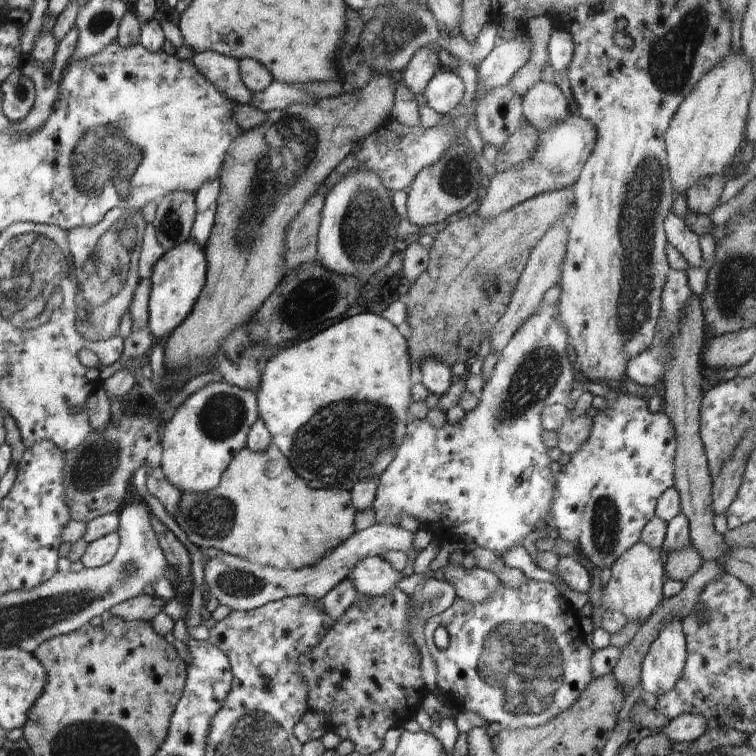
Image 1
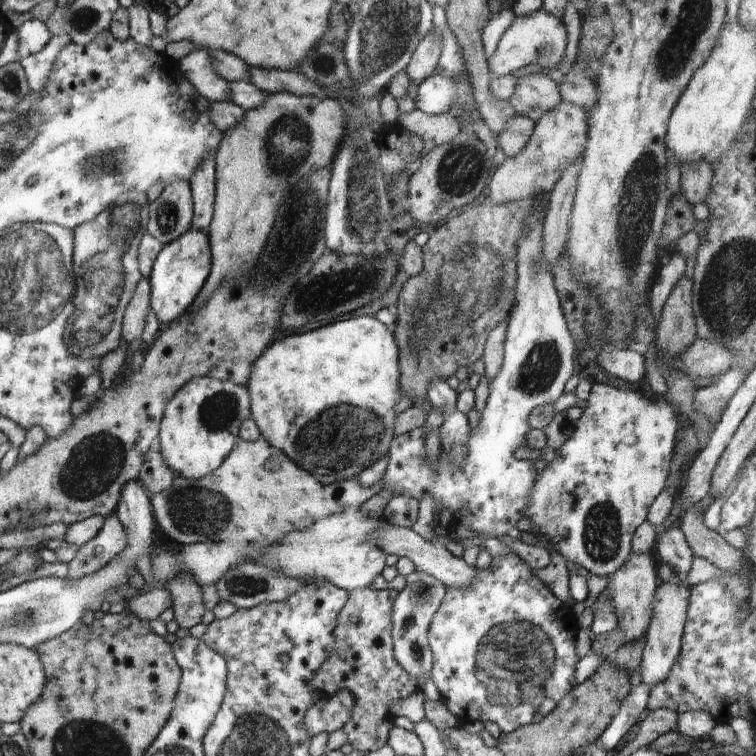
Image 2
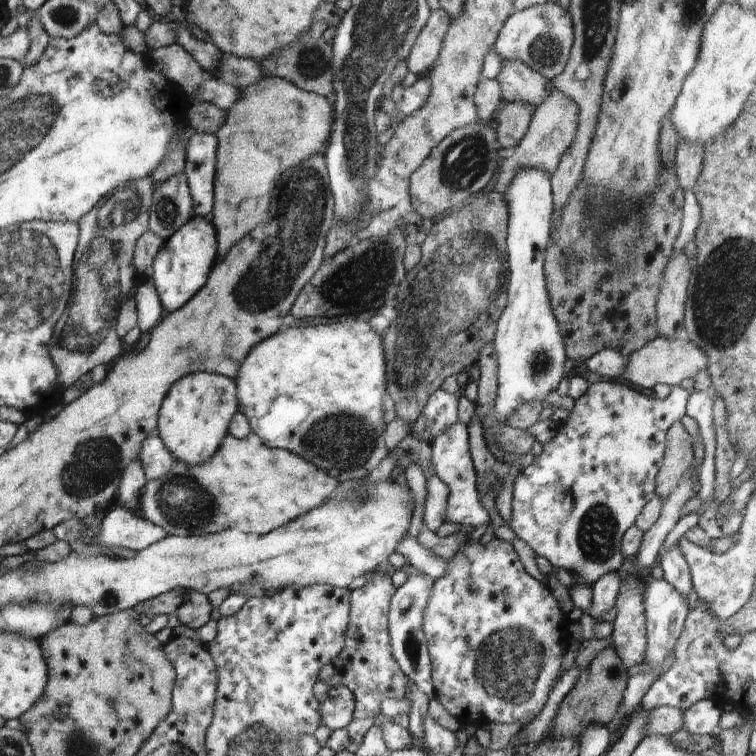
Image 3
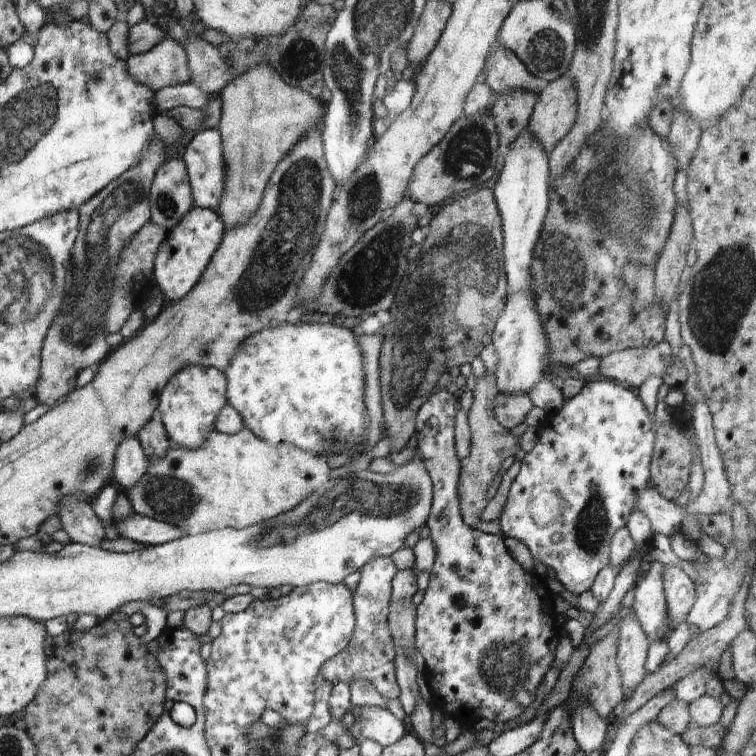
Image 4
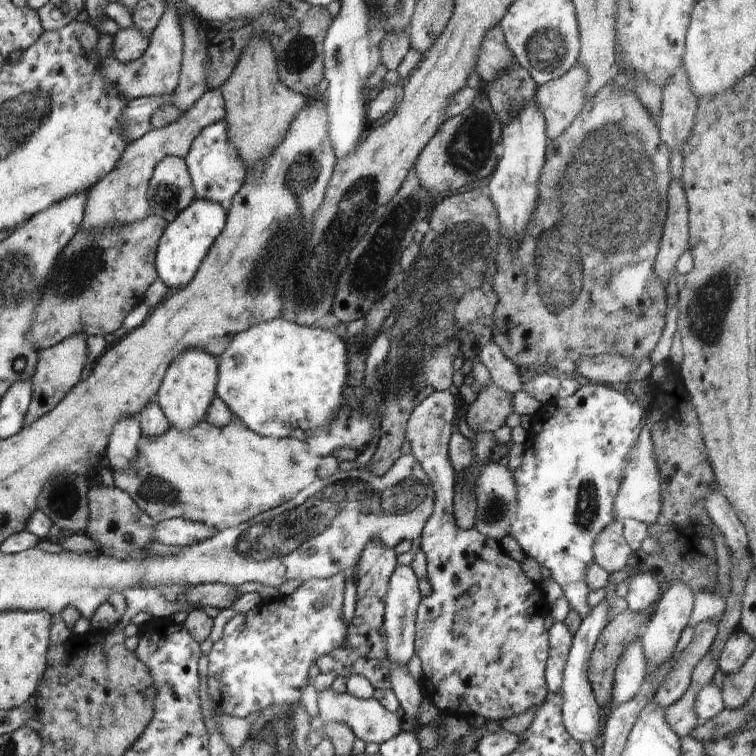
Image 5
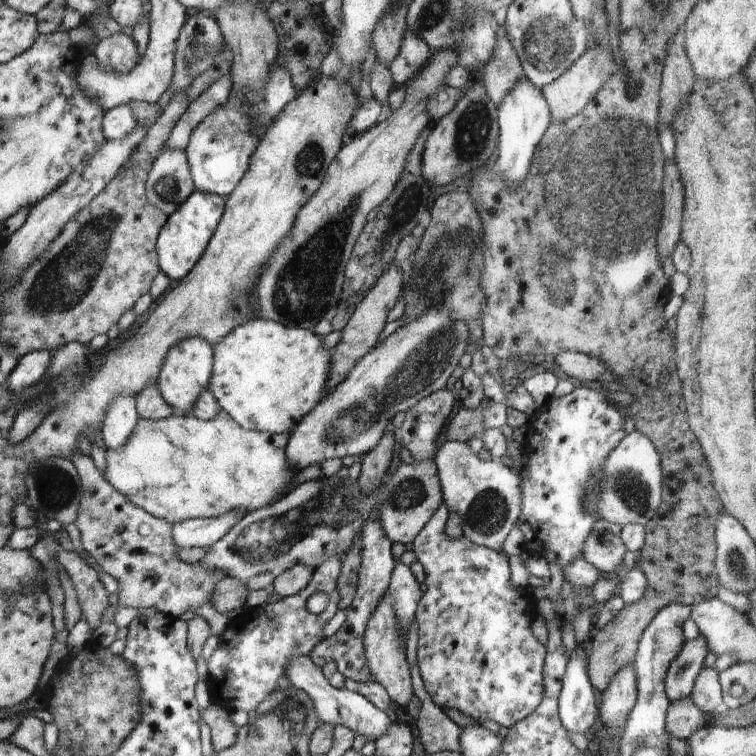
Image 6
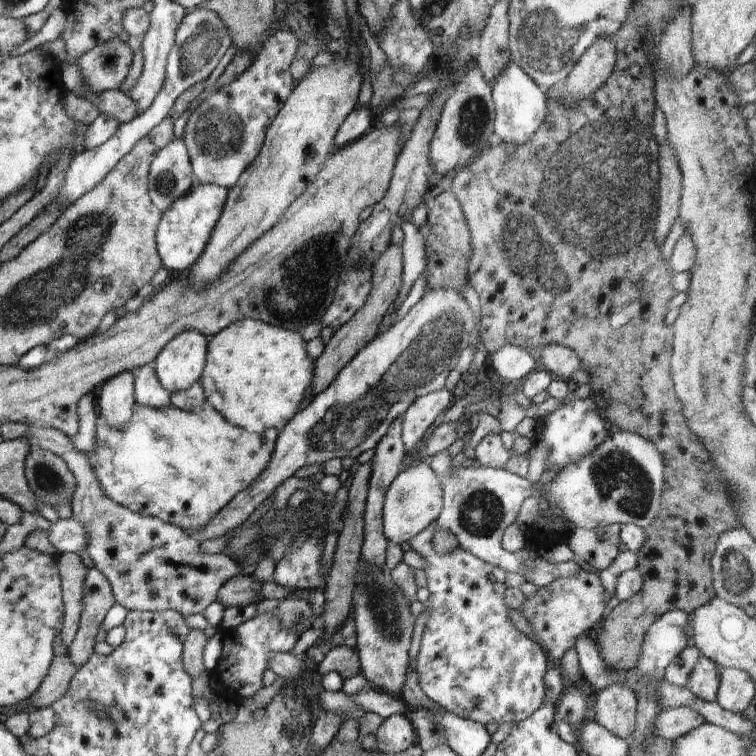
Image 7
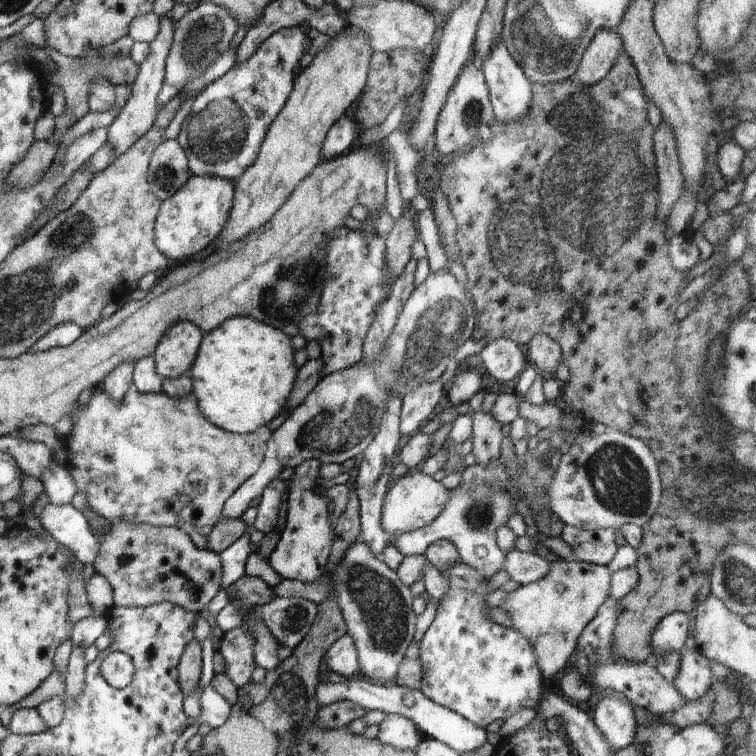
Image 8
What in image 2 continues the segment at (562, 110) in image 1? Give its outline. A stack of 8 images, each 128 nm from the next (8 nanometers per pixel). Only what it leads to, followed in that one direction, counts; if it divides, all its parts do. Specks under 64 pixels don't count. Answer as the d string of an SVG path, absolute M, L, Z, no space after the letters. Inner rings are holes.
M531 73L518 78L508 100L516 113L536 122L561 101L561 94L558 84L550 75Z

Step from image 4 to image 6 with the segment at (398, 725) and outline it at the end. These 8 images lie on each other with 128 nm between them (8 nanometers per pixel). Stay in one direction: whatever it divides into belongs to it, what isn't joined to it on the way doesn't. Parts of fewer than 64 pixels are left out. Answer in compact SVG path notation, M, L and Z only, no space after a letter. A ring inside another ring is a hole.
M308 655L292 657L285 670L285 676L293 684L293 689L304 691L311 698L320 725L342 725L357 735L365 736L368 741L375 741L394 721L390 712L381 711L357 691L348 690L345 686L342 689L334 688L324 676L322 669L317 667Z

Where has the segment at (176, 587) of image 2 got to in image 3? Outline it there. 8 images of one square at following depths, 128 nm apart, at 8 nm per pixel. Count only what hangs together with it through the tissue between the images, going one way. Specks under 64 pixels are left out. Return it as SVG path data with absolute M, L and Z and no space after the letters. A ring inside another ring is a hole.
M184 591L185 601L176 609L181 624L194 630L202 628L212 616L213 606L205 594L196 591Z

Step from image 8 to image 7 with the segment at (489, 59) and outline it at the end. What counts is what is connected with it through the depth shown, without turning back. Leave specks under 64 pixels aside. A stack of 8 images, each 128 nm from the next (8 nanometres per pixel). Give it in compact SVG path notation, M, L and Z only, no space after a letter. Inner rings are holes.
M511 58L491 86L491 95L495 104L495 121L494 130L489 136L490 145L504 143L510 147L525 143L539 129L548 112L547 94L542 92L539 86Z

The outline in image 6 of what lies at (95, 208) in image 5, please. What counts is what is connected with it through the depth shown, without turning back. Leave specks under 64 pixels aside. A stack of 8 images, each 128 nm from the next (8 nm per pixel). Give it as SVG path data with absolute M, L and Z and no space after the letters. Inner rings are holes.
M230 71L224 73L214 84L211 84L196 100L187 106L184 114L176 121L164 149L185 150L190 135L196 125L214 108L225 105L232 96L233 80Z

